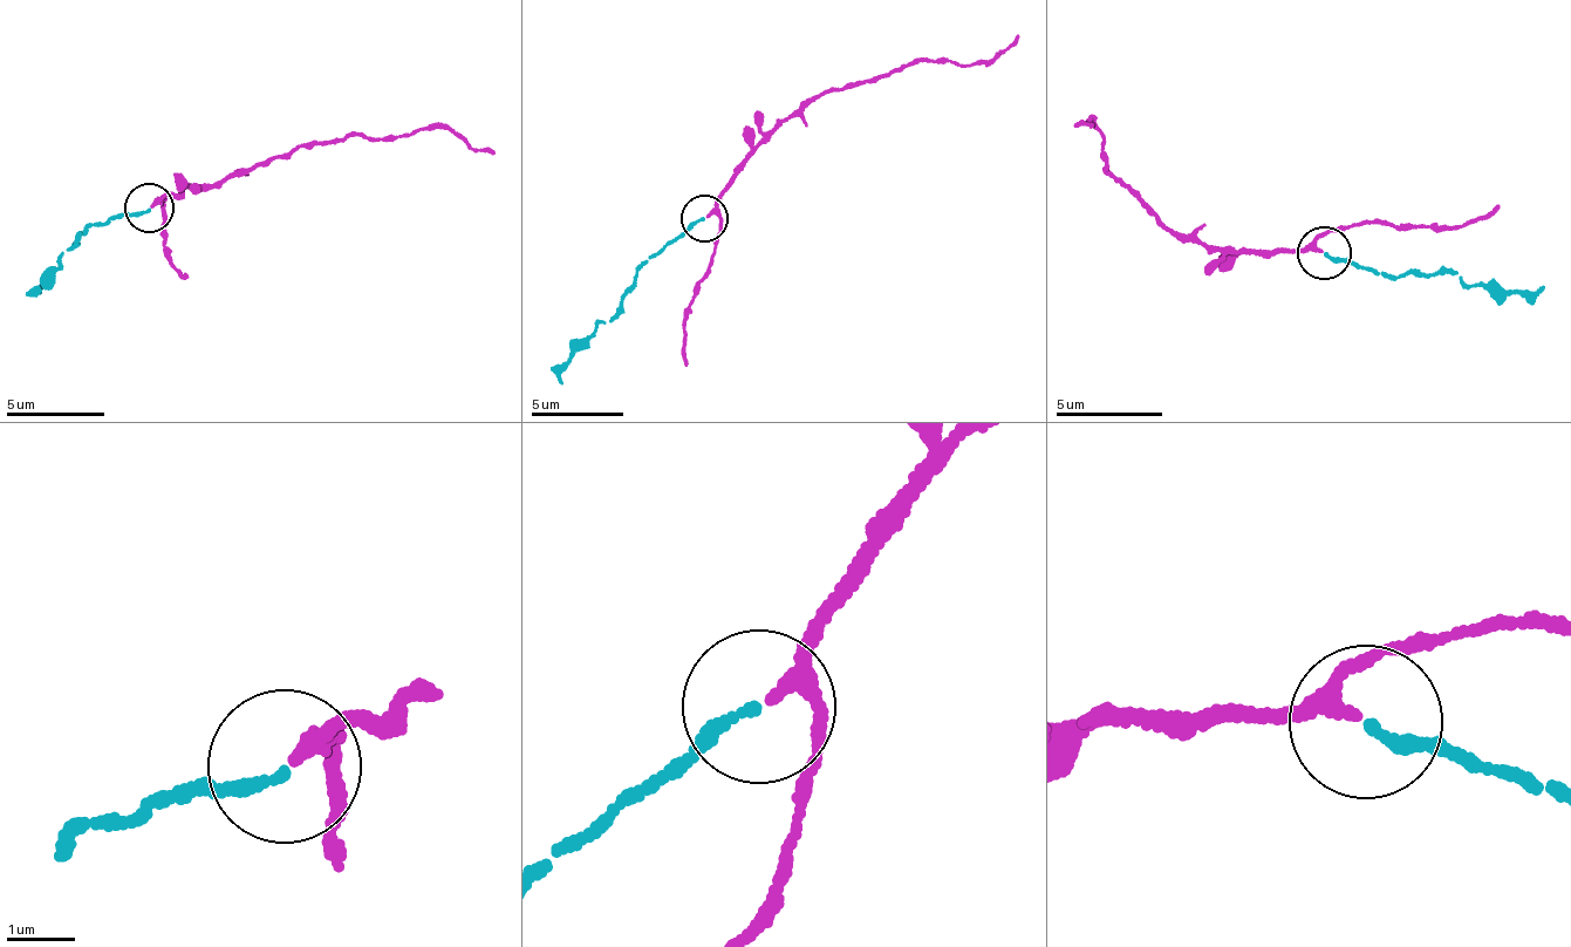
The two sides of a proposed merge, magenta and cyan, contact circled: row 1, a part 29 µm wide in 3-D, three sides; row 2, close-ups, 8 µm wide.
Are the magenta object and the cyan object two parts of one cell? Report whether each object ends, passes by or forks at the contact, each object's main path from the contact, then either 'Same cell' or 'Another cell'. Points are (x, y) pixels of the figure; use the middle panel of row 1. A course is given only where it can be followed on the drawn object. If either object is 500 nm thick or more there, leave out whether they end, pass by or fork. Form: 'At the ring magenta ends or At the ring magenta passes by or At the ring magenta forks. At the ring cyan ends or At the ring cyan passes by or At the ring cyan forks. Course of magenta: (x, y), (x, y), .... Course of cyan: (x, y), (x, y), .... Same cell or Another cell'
At the ring magenta passes by. At the ring cyan ends. Course of magenta: (704, 218), (722, 203), (756, 145), (821, 94), (922, 60), (960, 66), (990, 59), (1018, 33). Course of cyan: (704, 218), (648, 257), (609, 320), (575, 349), (557, 376), (562, 381). Same cell

